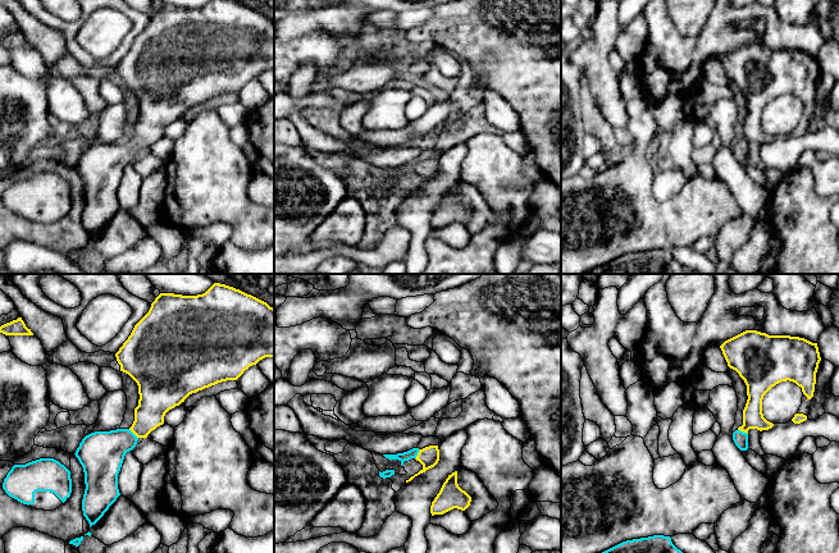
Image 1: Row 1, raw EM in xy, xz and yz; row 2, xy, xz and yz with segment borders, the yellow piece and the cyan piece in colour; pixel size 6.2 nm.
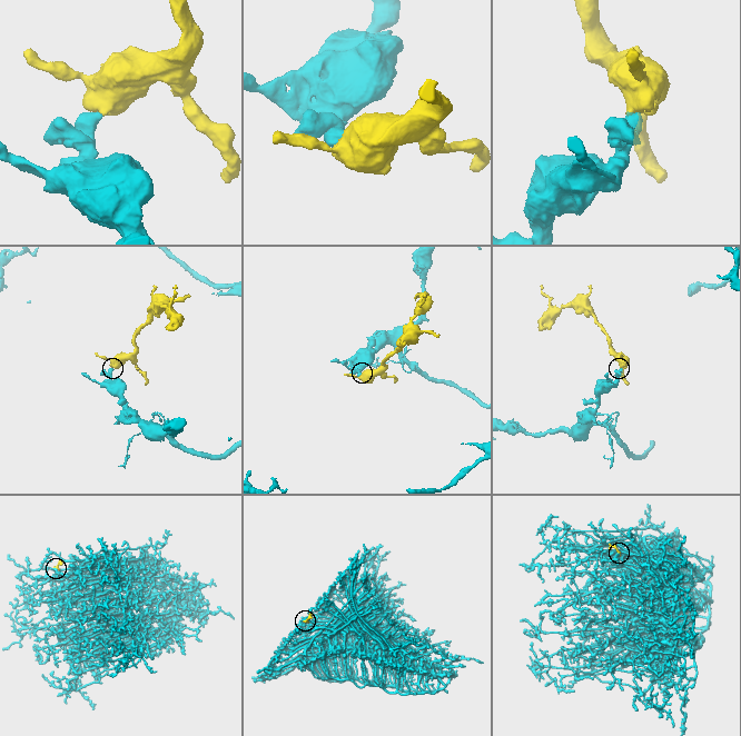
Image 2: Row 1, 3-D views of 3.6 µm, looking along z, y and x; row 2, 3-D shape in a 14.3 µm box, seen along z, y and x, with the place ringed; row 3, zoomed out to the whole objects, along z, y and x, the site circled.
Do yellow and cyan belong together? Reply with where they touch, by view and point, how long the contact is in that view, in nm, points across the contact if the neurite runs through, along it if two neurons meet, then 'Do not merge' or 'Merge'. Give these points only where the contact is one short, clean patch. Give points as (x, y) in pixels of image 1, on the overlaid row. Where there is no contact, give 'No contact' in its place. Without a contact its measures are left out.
Touches yellow at yz (743, 432). Shared border 70 nm. Path across: yz (753, 417), (743, 432), (741, 439). Merge

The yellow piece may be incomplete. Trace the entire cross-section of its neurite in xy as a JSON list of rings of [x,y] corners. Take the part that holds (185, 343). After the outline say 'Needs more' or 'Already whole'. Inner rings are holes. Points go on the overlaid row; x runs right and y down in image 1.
[[[214,283],[197,296],[160,293],[115,357],[120,371],[137,383],[140,399],[129,429],[91,433],[74,453],[85,472],[82,511],[90,527],[120,495],[118,474],[126,453],[136,447],[140,438],[147,438],[163,425],[169,410],[179,406],[190,394],[222,381],[237,380],[260,360],[274,357],[274,309],[220,283]]]. Needs more

